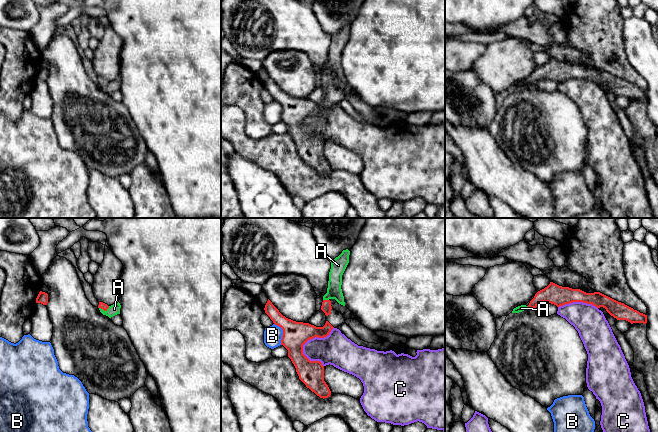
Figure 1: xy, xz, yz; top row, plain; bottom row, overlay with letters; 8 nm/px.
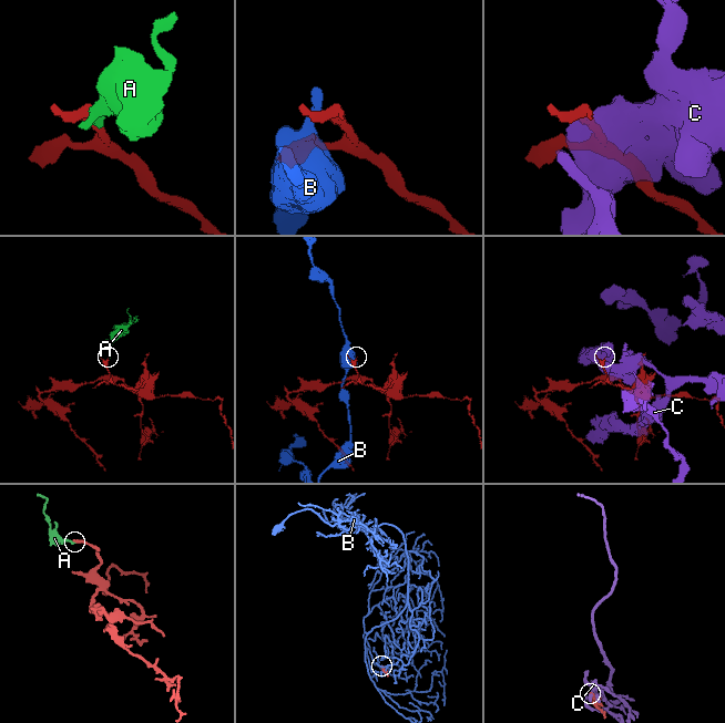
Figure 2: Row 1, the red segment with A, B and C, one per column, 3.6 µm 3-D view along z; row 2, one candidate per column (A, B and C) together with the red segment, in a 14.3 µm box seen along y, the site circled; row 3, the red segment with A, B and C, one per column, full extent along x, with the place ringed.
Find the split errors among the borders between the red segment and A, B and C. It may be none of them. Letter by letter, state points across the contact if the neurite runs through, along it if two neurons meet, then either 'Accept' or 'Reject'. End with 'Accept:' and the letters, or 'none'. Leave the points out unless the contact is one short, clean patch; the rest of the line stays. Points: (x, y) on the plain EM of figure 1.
A: Path across: xy (101, 81), (104, 86), (114, 85). Accept
B: Boundary: xz (274, 99), (282, 106), (281, 120). Reject
C: Reject
Accept: A

